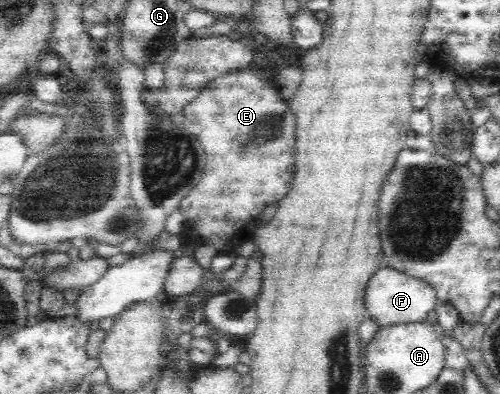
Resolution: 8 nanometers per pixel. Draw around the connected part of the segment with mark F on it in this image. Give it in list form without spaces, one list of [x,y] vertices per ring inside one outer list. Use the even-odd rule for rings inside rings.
[[[388,267],[380,268],[373,274],[365,292],[365,319],[373,319],[380,328],[426,321],[436,306],[437,294],[425,280],[415,279]]]

